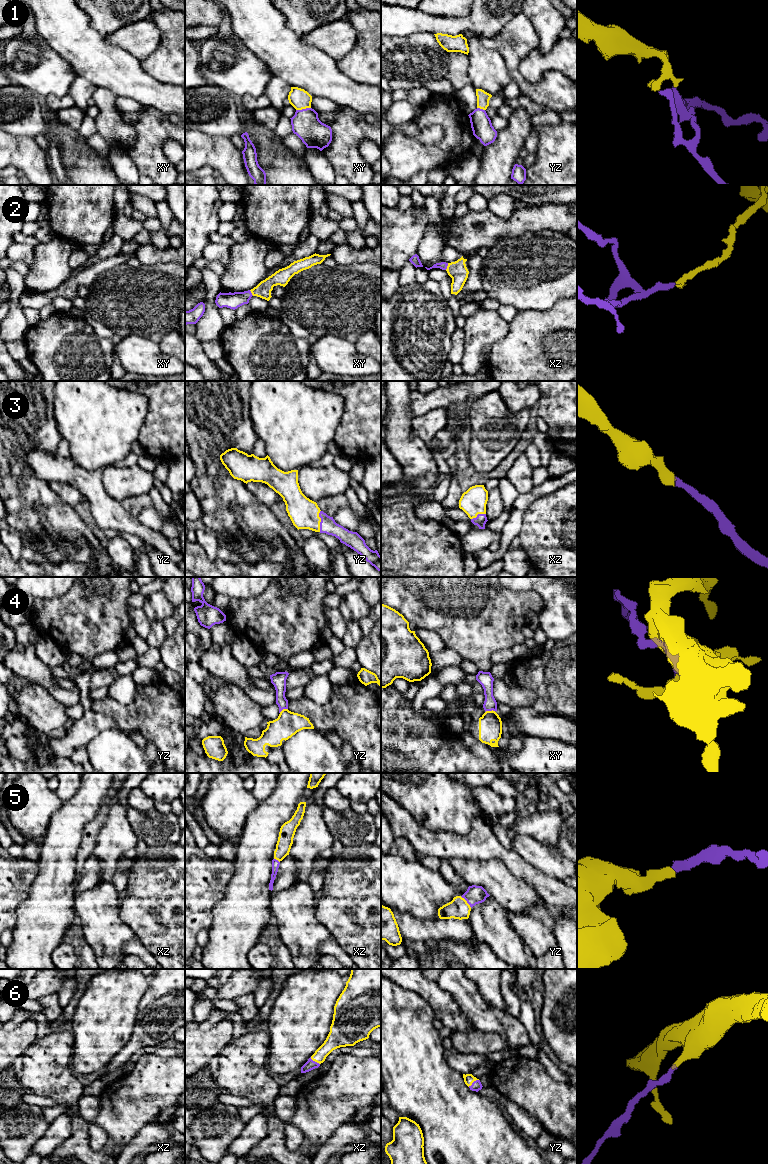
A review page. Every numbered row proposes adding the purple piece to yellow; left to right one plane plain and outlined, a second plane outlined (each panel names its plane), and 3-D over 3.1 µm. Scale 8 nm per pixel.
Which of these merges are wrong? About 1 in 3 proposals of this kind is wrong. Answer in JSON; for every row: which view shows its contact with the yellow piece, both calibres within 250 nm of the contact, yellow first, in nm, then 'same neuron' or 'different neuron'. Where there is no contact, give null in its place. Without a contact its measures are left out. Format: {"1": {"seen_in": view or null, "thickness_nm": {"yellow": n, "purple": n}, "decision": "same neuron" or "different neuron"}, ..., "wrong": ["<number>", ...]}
{"1": {"seen_in": "xy", "thickness_nm": {"yellow": 160, "purple": 220}, "decision": "same neuron"}, "2": {"seen_in": "xz", "thickness_nm": {"yellow": 150, "purple": 60}, "decision": "same neuron"}, "3": {"seen_in": "yz", "thickness_nm": {"yellow": 240, "purple": 130}, "decision": "same neuron"}, "4": {"seen_in": "xy", "thickness_nm": {"yellow": 190, "purple": 110}, "decision": "different neuron"}, "5": {"seen_in": "yz", "thickness_nm": {"yellow": 170, "purple": 150}, "decision": "same neuron"}, "6": {"seen_in": "yz", "thickness_nm": {"yellow": 80, "purple": 80}, "decision": "same neuron"}, "wrong": ["4"]}

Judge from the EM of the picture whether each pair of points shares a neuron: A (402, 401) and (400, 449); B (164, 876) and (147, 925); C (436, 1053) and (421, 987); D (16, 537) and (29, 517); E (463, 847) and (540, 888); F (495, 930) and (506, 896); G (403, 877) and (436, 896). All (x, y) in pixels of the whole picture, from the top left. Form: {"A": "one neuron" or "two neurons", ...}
{"A": "one neuron", "B": "one neuron", "C": "two neurons", "D": "two neurons", "E": "one neuron", "F": "two neurons", "G": "one neuron"}

